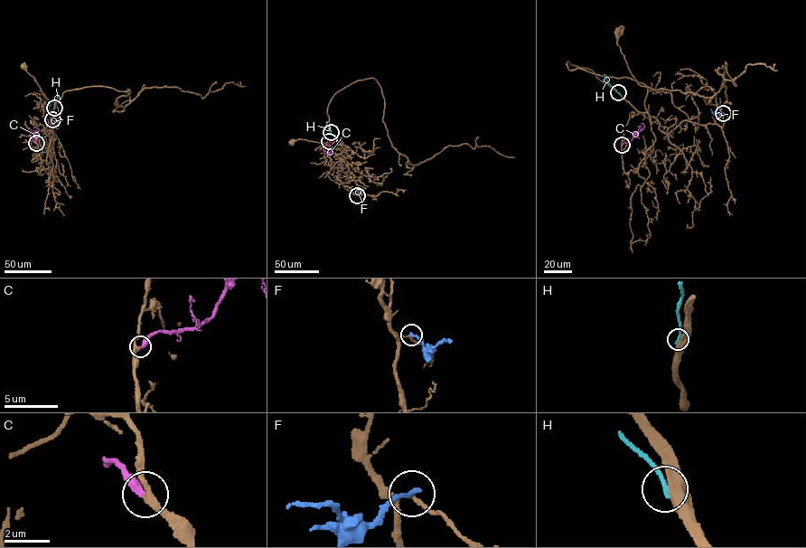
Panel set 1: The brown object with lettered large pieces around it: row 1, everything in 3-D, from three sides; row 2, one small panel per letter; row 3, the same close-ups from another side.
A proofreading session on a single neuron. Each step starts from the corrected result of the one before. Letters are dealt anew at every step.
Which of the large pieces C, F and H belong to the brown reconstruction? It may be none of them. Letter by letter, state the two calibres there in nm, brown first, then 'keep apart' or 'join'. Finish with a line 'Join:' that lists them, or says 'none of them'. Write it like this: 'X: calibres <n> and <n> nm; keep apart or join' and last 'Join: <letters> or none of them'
C: calibres 260 and 320 nm; join
F: calibres 130 and 200 nm; keep apart
H: calibres 480 and 220 nm; keep apart
Join: C

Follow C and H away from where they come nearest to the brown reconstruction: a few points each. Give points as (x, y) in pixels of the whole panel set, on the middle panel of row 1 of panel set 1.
C: (329, 141), (332, 153), (329, 152)
H: (331, 132), (327, 121)

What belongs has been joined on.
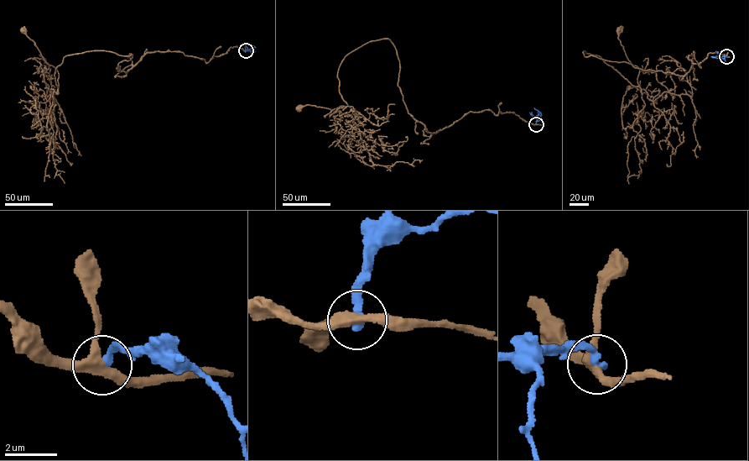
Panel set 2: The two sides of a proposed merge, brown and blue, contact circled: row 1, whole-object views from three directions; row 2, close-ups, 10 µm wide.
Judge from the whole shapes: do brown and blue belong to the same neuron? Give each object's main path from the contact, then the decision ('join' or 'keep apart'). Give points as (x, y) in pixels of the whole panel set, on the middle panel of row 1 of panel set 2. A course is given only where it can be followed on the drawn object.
brown via (536, 124), (486, 109), (428, 132), (408, 112), (388, 39), (338, 69), (356, 114), (298, 108) | blue via (536, 124), (541, 114), (534, 107) | keep apart

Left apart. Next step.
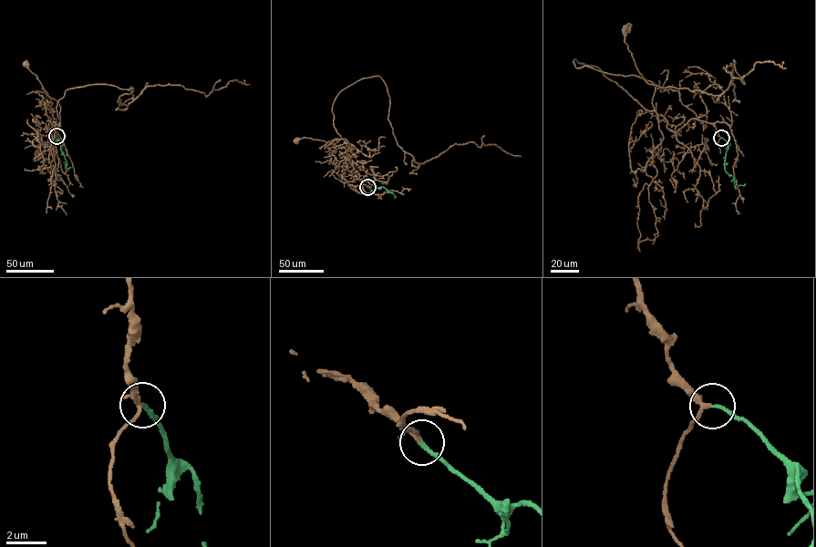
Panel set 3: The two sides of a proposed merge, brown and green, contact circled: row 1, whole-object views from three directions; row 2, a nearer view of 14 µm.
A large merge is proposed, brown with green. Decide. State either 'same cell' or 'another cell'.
same cell

